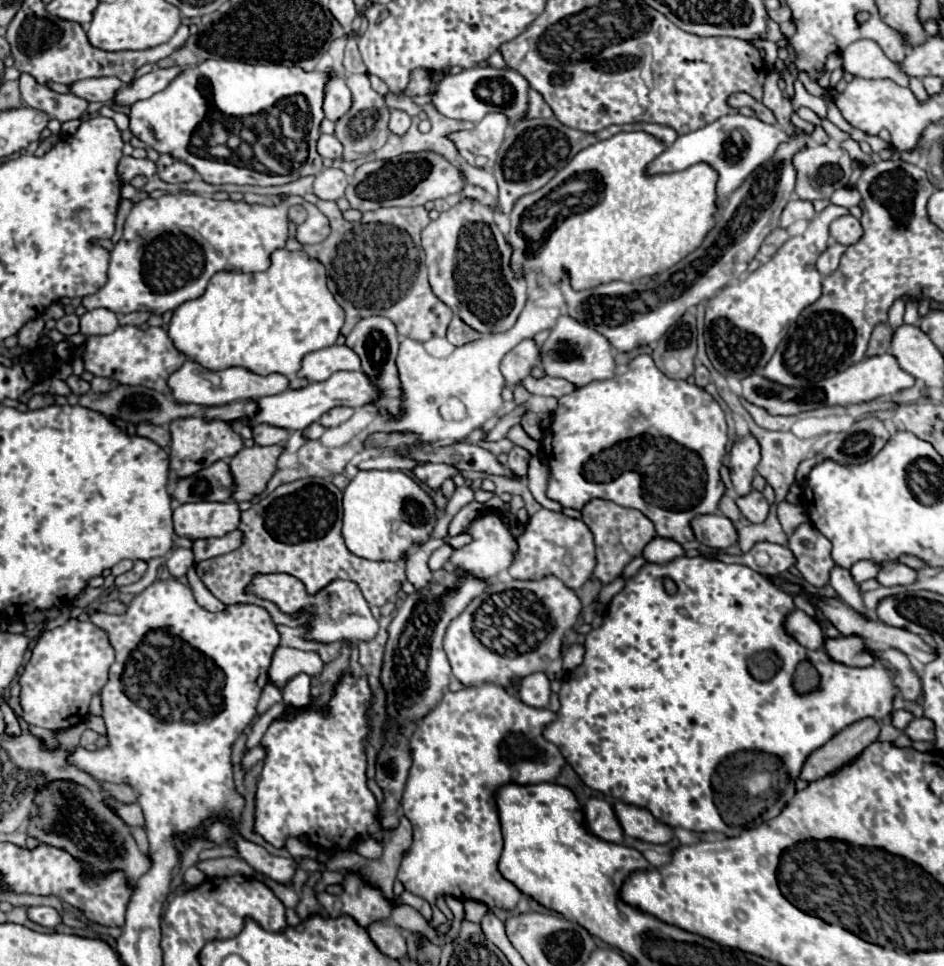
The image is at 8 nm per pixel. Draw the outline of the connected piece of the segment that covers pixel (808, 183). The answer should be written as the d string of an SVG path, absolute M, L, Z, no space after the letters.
M807 145L805 149L793 155L793 167L797 169L797 187L795 193L799 199L827 199L833 191L849 185L849 177L853 171L853 161L845 149L831 149L827 145Z

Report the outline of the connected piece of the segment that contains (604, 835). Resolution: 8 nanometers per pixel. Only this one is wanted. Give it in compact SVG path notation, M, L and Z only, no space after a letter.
M589 799L585 803L585 825L591 833L597 837L611 841L611 843L623 843L623 829L615 817L613 805L607 799Z

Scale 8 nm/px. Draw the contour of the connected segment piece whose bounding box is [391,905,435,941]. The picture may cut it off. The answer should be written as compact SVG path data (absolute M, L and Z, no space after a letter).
M407 905L395 907L393 913L391 913L391 921L393 921L397 927L405 929L405 931L421 931L421 933L425 933L429 939L435 941L435 931L429 929L429 925L427 925L427 921L423 919L423 915L417 913L413 907L407 907Z

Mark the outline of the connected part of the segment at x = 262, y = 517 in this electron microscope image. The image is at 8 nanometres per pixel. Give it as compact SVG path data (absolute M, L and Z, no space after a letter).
M307 477L281 485L241 513L239 529L245 535L243 545L227 555L201 561L195 567L197 575L221 603L259 605L267 609L275 625L297 627L307 621L307 615L297 619L285 617L285 613L281 613L271 601L247 595L245 585L249 585L255 573L289 573L301 579L309 593L317 593L333 579L351 579L359 585L371 607L381 607L401 589L401 583L405 581L405 561L367 561L353 555L343 543L341 517L341 491L331 481Z

